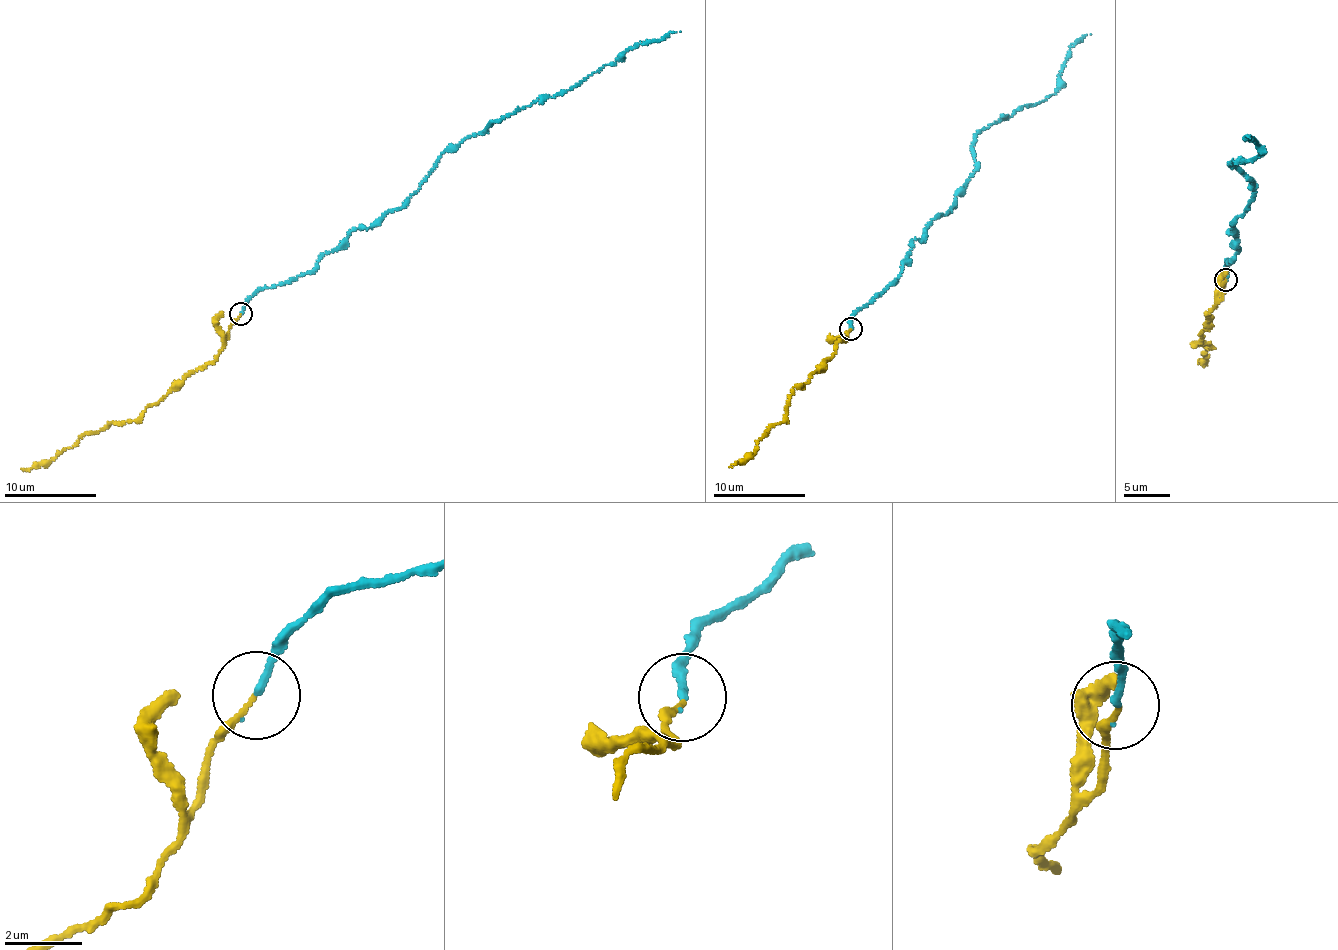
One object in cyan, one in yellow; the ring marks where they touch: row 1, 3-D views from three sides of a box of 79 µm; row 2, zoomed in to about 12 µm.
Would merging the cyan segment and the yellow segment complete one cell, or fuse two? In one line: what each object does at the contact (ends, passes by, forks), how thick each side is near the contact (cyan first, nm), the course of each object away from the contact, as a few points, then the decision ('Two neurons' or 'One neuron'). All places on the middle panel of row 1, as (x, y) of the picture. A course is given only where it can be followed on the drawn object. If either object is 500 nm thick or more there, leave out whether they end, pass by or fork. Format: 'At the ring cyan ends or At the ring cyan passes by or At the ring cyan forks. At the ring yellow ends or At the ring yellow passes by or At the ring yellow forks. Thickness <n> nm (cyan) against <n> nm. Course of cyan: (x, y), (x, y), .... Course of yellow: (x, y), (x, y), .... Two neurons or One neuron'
At the ring cyan ends. At the ring yellow ends. Thickness 180 nm (cyan) against 110 nm. Course of cyan: (850, 329), (856, 311), (898, 279), (915, 239), (962, 193), (977, 133), (1056, 94), (1070, 49), (1090, 34). Course of yellow: (850, 329), (850, 339), (840, 341), (807, 383), (797, 387), (782, 422), (769, 425), (754, 454), (729, 467). One neuron

